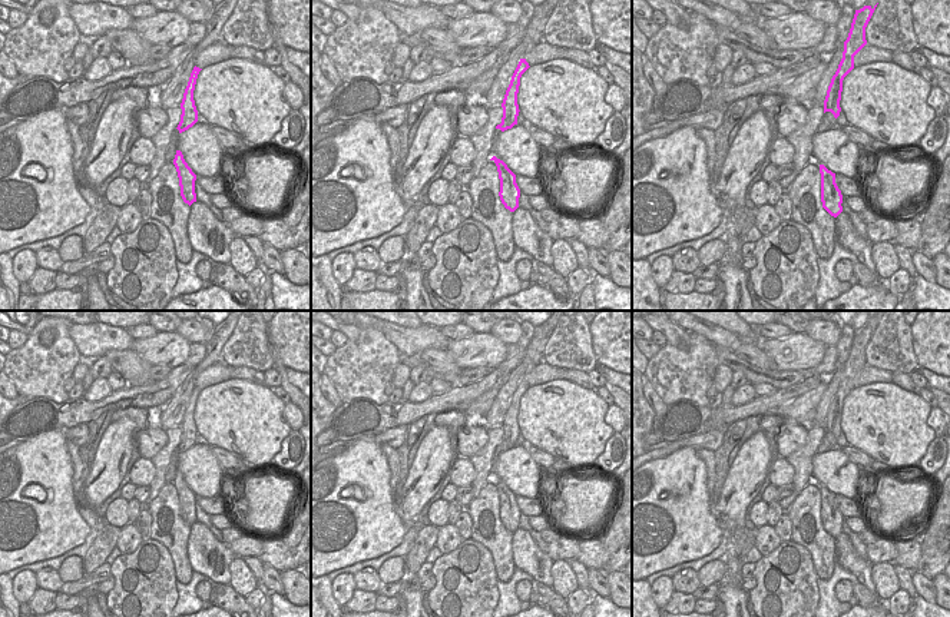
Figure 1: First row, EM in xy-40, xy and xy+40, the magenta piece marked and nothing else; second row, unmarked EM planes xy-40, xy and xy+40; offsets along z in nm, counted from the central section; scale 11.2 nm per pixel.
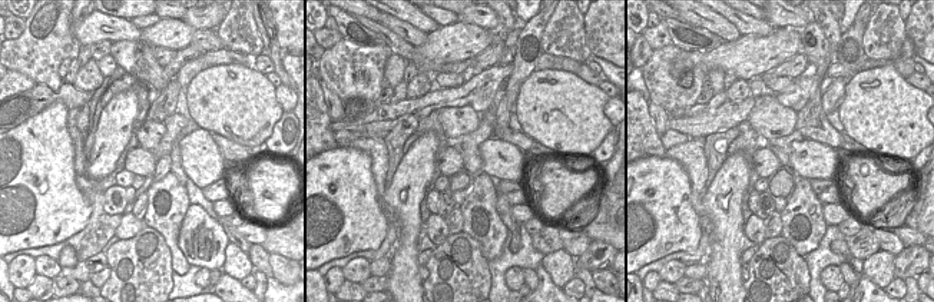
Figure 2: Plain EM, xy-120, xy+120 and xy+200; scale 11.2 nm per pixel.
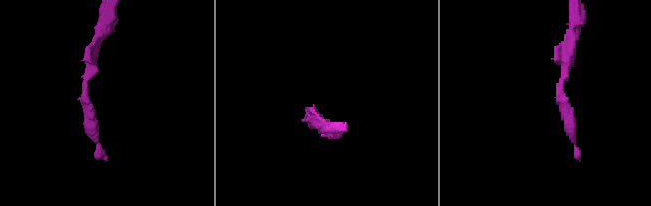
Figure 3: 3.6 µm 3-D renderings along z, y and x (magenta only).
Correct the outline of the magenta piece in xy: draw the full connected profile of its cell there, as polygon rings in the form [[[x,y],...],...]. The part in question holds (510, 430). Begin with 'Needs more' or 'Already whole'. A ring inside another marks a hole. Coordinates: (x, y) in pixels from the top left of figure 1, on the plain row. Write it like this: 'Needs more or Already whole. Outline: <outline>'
Already whole. Outline: [[[520,379],[510,405],[506,411],[502,428],[503,428],[503,438],[502,444],[496,447],[496,450],[500,450],[502,452],[512,450],[514,445],[517,445],[517,437],[519,437],[519,425],[517,425],[517,414],[520,407],[520,398],[522,395],[529,389],[529,384],[526,379]]]

